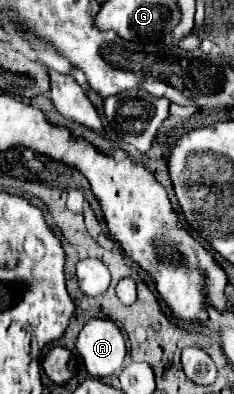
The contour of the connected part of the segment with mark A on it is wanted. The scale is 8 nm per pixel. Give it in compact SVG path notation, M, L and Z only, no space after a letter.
M107 318L89 320L79 332L75 348L91 378L107 378L119 372L123 358L127 356L121 328Z

